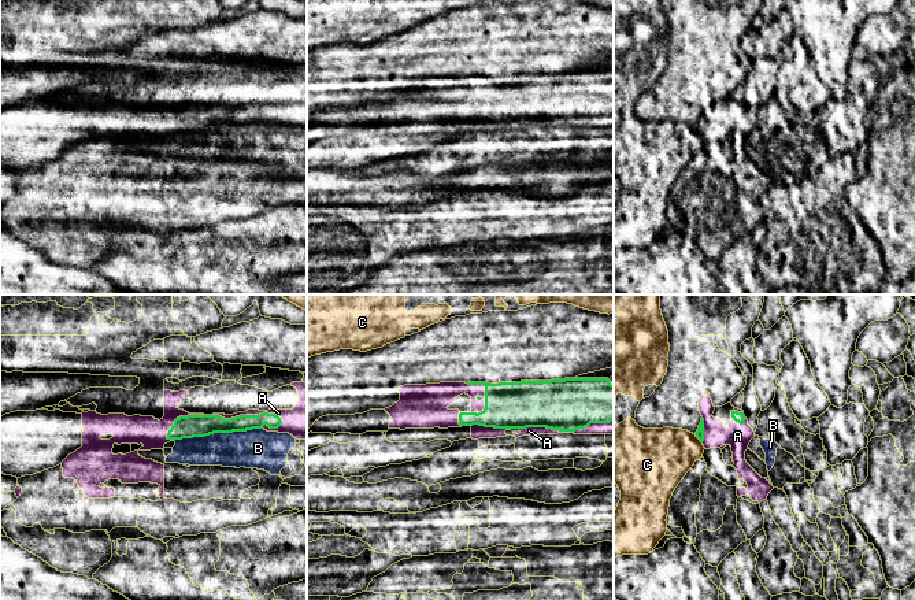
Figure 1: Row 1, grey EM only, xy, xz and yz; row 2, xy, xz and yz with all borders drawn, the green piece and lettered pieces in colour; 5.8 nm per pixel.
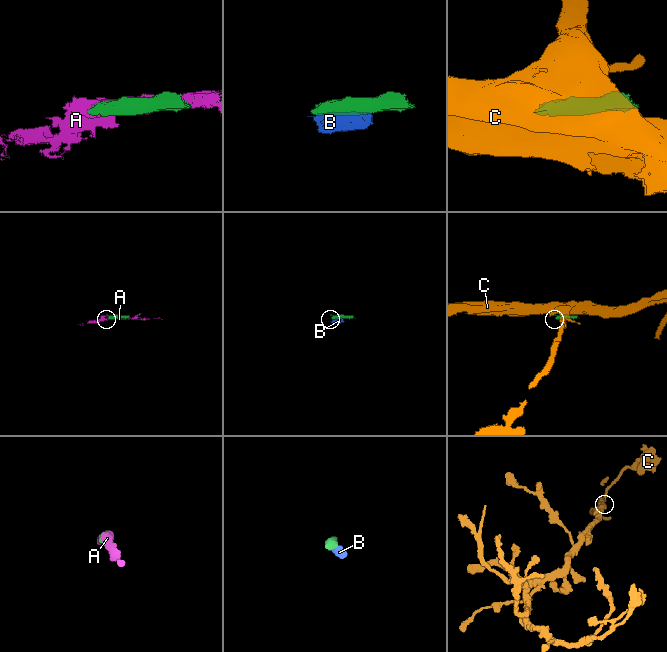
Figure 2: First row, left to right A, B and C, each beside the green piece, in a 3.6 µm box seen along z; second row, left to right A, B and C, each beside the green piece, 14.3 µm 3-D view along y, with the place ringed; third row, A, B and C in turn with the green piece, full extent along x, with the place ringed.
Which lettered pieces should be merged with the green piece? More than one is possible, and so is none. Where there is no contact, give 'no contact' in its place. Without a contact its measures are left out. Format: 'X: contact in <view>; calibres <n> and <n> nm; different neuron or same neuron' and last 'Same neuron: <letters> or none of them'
A: contact in xy; calibres 120 and 110 nm; same neuron
B: contact in xy; calibres 130 and 240 nm; different neuron
C: contact in yz; calibres 50 and 360 nm; different neuron
Same neuron: A

